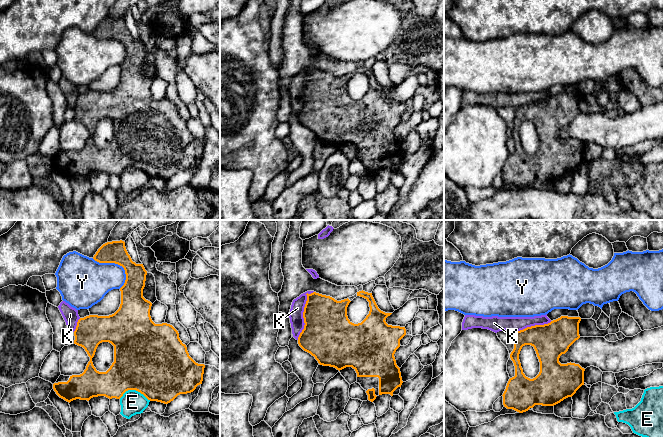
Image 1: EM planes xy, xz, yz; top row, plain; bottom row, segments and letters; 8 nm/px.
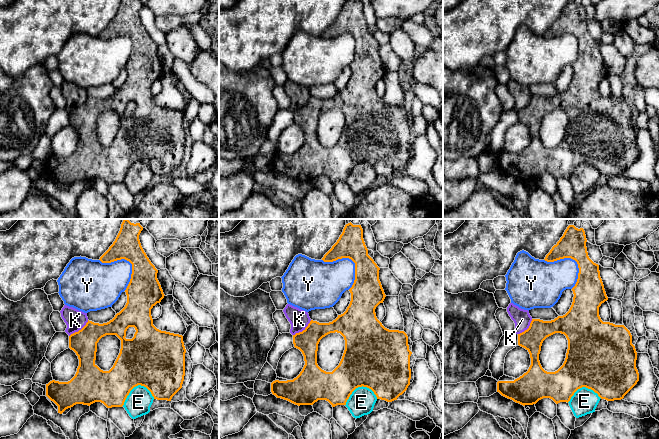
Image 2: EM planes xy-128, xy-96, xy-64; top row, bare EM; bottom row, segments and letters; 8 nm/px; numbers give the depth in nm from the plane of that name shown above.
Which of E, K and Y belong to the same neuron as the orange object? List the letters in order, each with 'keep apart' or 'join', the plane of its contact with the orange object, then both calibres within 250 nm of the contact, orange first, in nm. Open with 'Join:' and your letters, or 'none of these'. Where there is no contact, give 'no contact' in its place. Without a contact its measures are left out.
Join: none of these
E: keep apart; meets orange in xy; 500 nm thick on the orange side, 200 nm on the other
K: keep apart; meets orange in xz; 400 nm thick on the orange side, 110 nm on the other
Y: keep apart; meets orange in xy; 180 nm thick on the orange side, 320 nm on the other

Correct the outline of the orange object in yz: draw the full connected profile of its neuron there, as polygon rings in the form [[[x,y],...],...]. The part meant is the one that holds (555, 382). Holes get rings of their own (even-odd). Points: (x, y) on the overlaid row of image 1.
[[[561,316],[548,324],[535,325],[516,332],[514,349],[510,354],[515,366],[515,376],[509,379],[502,395],[504,407],[523,413],[535,405],[554,406],[572,397],[584,385],[584,368],[571,362],[567,364],[559,362],[560,356],[565,354],[569,347],[580,338],[580,321],[580,317]],[[525,345],[534,347],[540,362],[540,372],[533,379],[525,376],[519,360],[520,351]]]

